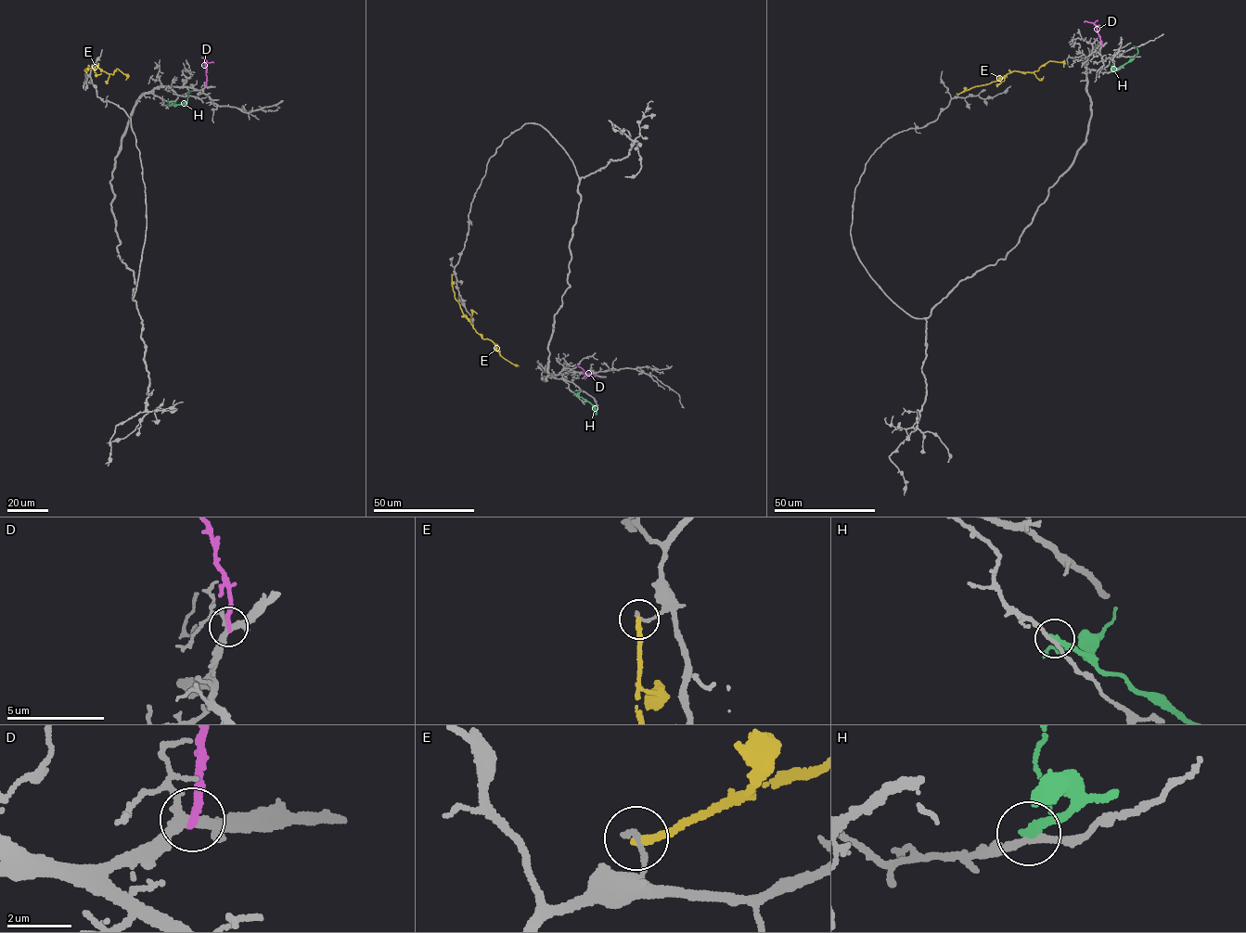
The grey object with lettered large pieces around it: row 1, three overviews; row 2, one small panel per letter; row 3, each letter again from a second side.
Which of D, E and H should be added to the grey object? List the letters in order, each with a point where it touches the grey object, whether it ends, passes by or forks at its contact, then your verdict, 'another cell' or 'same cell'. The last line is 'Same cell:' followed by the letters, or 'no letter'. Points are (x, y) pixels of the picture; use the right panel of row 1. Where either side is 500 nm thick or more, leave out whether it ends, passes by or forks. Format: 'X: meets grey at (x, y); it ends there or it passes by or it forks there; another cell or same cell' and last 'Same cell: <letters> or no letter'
D: meets grey at (1101, 45); it ends there; another cell
E: meets grey at (957, 94); it ends there; another cell
H: meets grey at (1111, 70); it ends there; another cell
Same cell: no letter

